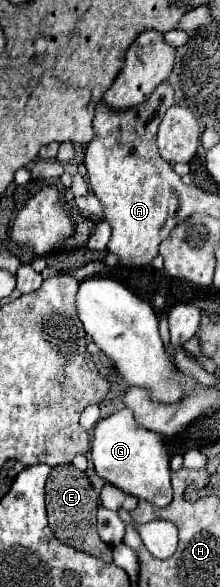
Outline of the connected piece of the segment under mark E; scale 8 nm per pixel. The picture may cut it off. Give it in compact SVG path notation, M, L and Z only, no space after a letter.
M63 464L57 468L55 476L49 476L45 486L45 502L47 502L47 516L49 528L53 530L55 538L67 546L73 546L79 552L91 554L105 562L111 562L111 546L105 544L97 534L97 508L99 498L87 478L85 472L77 470L73 464Z

